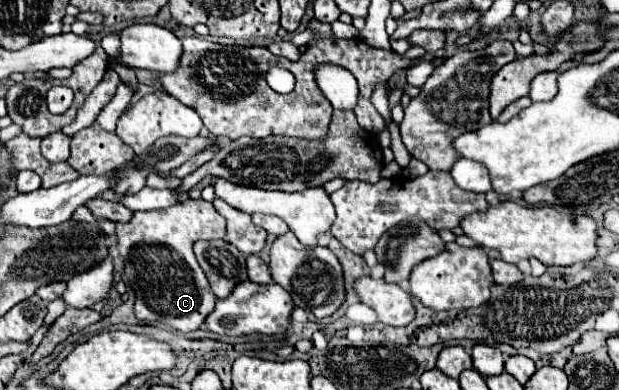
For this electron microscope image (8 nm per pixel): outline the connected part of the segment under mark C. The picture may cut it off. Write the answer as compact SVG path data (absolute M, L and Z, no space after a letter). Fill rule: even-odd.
M187 199L179 205L159 211L135 211L129 223L117 225L117 239L119 255L125 259L125 275L129 277L133 289L139 289L143 293L135 301L137 319L149 323L163 323L181 333L197 331L205 323L207 315L215 309L217 297L213 297L213 291L205 281L205 273L201 273L201 267L193 257L193 243L199 239L225 239L225 219L215 213L215 207L203 199Z

